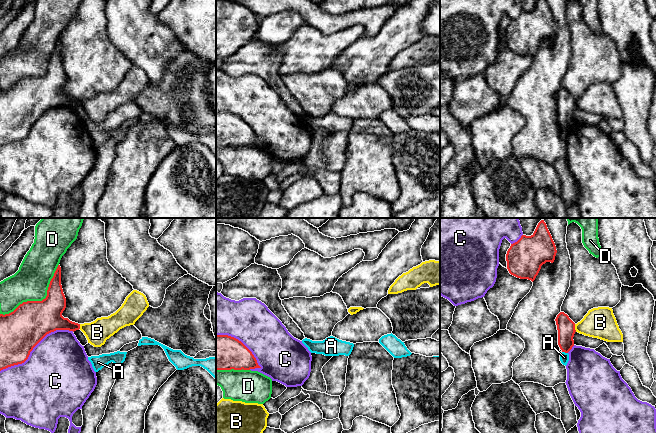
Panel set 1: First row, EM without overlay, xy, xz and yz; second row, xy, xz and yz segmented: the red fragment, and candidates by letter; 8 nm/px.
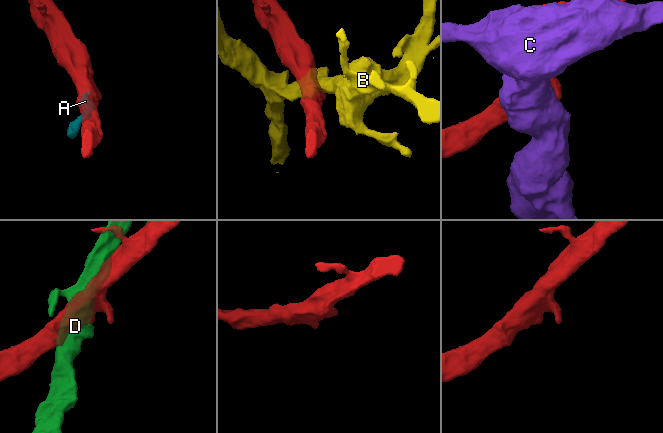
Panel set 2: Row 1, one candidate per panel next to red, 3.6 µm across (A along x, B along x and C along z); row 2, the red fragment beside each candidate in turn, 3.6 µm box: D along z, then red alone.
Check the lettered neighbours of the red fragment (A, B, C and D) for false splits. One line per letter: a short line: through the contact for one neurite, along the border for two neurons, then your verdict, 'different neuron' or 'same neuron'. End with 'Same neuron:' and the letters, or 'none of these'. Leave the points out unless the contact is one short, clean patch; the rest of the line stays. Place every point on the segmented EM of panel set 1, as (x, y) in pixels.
A: line yz (562, 351), (567, 353); different neuron
B: line yz (574, 324), (576, 331); different neuron
C: different neuron
D: different neuron
Same neuron: none of these

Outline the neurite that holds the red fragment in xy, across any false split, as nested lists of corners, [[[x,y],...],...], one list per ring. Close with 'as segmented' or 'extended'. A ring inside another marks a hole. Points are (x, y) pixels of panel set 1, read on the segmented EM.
[[[58,265],[50,281],[47,296],[42,301],[27,301],[9,314],[0,314],[0,371],[24,363],[33,348],[49,333],[56,330],[76,331],[80,324],[62,316],[66,298],[61,285],[61,267]]]; as segmented

